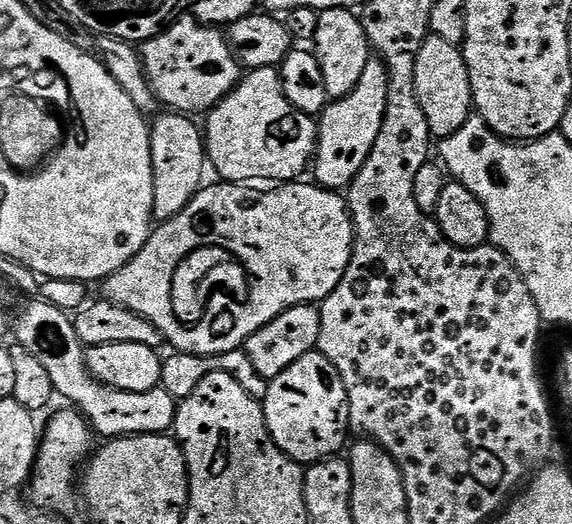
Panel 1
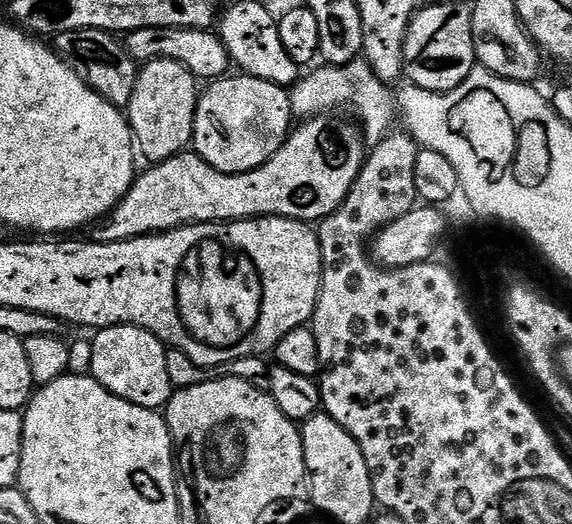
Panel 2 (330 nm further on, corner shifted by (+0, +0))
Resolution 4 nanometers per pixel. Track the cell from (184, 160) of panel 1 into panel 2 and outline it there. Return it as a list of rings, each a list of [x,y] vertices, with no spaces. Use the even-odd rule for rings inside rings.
[[[152,60],[139,69],[126,115],[135,147],[143,159],[145,156],[148,162],[160,164],[191,145],[197,99],[198,81],[186,66],[173,60]]]

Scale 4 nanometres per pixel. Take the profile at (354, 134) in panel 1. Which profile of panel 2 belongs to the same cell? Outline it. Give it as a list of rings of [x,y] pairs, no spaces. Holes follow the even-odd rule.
[[[332,114],[314,116],[293,127],[283,146],[262,166],[242,174],[226,174],[214,170],[195,151],[185,150],[174,158],[152,164],[133,180],[130,190],[107,216],[97,220],[87,229],[86,236],[94,244],[113,244],[133,240],[139,236],[151,236],[168,232],[186,224],[219,224],[233,220],[251,220],[258,216],[285,216],[291,220],[319,222],[331,212],[336,212],[347,198],[352,183],[360,176],[360,167],[366,159],[366,147],[360,141],[360,132],[344,120],[335,120]]]

